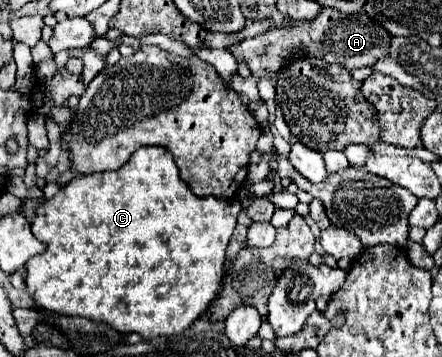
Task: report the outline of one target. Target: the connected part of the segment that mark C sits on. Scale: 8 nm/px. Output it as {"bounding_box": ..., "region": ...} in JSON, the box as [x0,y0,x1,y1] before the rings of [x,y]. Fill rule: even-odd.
{"bounding_box":[26,146,242,340],"region":[[[152,146],[152,148],[138,148],[132,158],[114,172],[98,172],[98,174],[88,174],[88,176],[76,176],[74,180],[70,180],[66,186],[62,186],[54,198],[42,202],[36,210],[36,218],[32,222],[32,234],[46,244],[46,250],[40,256],[34,256],[26,262],[26,290],[28,294],[36,300],[38,308],[44,310],[52,310],[56,314],[62,316],[82,316],[82,318],[90,318],[94,322],[104,322],[114,326],[114,330],[122,332],[122,334],[140,334],[142,338],[150,340],[156,336],[174,336],[174,334],[182,334],[194,320],[198,320],[210,300],[214,300],[214,296],[220,290],[222,284],[222,276],[224,276],[224,260],[226,260],[226,246],[228,240],[236,228],[236,216],[242,210],[242,206],[236,200],[216,200],[216,198],[198,198],[190,192],[190,188],[186,186],[186,182],[182,182],[178,178],[178,168],[174,164],[174,158],[170,152],[166,152],[160,146]]]}

